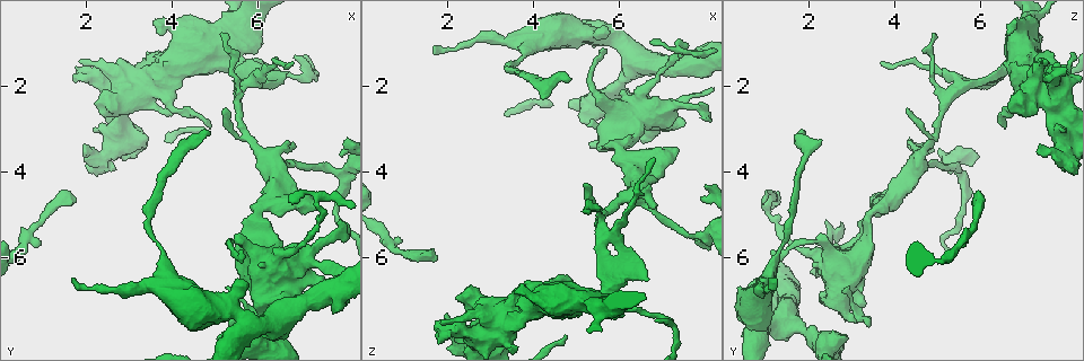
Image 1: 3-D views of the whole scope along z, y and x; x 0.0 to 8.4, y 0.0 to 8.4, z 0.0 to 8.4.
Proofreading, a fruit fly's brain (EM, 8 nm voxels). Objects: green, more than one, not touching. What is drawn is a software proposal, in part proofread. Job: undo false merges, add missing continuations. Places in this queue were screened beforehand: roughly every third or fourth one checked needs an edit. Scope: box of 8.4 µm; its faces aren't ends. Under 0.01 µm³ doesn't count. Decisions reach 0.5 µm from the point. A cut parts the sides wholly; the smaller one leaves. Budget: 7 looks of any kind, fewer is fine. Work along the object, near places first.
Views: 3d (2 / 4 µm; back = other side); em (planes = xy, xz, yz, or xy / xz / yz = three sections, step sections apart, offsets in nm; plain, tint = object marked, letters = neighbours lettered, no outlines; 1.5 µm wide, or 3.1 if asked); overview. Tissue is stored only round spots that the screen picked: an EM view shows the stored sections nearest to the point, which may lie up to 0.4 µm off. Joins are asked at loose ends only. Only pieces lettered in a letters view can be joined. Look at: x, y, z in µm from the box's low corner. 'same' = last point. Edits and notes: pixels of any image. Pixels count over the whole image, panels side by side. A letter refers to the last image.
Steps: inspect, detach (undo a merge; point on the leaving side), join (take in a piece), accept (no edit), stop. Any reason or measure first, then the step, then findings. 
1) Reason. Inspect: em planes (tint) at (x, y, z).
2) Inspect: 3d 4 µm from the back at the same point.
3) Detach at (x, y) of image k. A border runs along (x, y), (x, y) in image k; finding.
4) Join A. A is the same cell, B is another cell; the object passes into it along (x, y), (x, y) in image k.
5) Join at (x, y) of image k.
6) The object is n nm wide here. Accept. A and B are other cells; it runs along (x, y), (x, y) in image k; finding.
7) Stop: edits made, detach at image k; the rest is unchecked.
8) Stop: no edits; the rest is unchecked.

Thin end. Inspect: 3d 4 µm at (6.70, 4.70, 1.00).

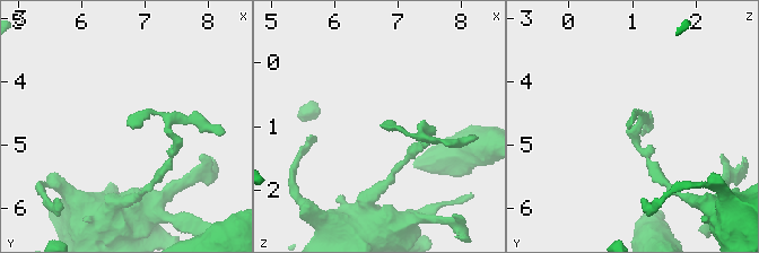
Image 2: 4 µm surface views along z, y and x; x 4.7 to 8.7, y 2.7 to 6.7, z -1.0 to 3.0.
Inspect: em planes (tint) at (6.70, 4.70, 1.00).

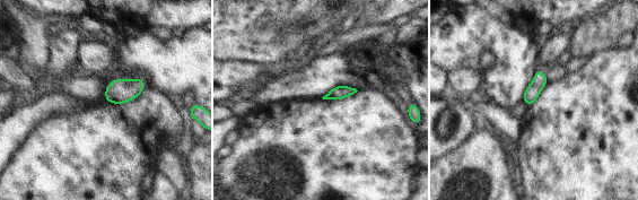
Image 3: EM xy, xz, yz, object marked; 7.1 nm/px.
See the neighbours. Inspect: em planes (letters) at the same point.

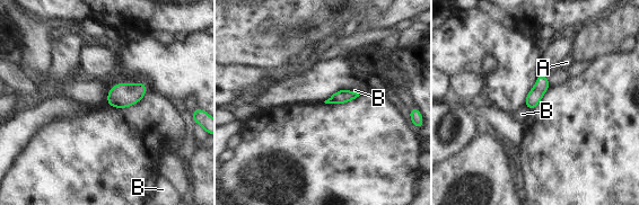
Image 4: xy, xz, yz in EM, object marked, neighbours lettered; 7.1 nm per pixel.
The object is 100 nm wide here. Accept. A and B are other cells; a border runs along (525, 105), (531, 110) in image 4; none of them fits.

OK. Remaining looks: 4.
Branch stops here. Inspect: em planes (tint) at (6.80, 1.35, 7.45).

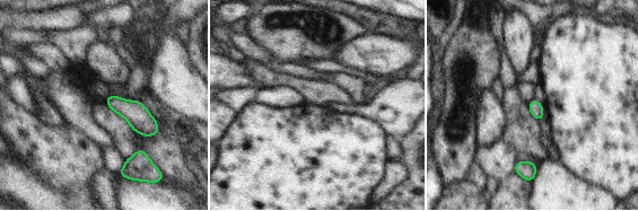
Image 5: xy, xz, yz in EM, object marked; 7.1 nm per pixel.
See the neighbours. Inspect: em planes (letters) at the same point.

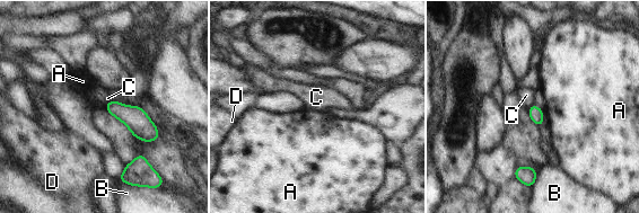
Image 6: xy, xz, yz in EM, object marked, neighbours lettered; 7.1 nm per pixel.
Accept. A, B, C and D are other cells; a border runs along (543, 121), (544, 124) in image 6; none of them fits.

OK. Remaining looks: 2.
Tapers out. Inspect: 3d 2 µm at (5.15, 0.80, 4.85).

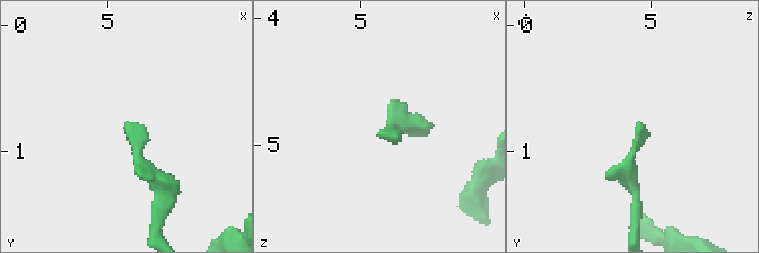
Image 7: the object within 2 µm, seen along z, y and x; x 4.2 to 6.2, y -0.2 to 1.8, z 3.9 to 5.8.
Shape alone is not enough. Inspect: em planes (letters) at (5.14, 0.78, 4.88).

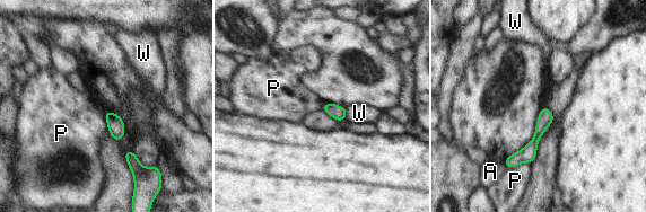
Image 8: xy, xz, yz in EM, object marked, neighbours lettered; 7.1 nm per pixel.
The object is 100 nm wide here. Accept. A, P and W are other cells; no lettered piece goes on from it.

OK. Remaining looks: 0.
Stop: no edits; the rest is unchecked.

